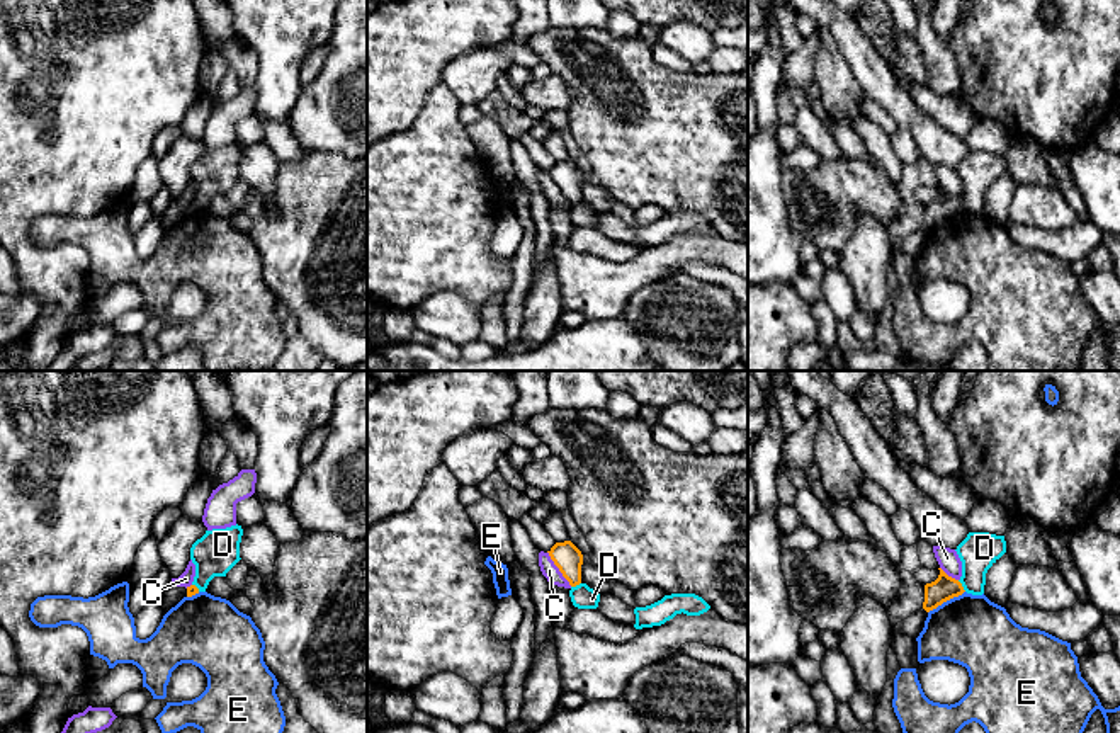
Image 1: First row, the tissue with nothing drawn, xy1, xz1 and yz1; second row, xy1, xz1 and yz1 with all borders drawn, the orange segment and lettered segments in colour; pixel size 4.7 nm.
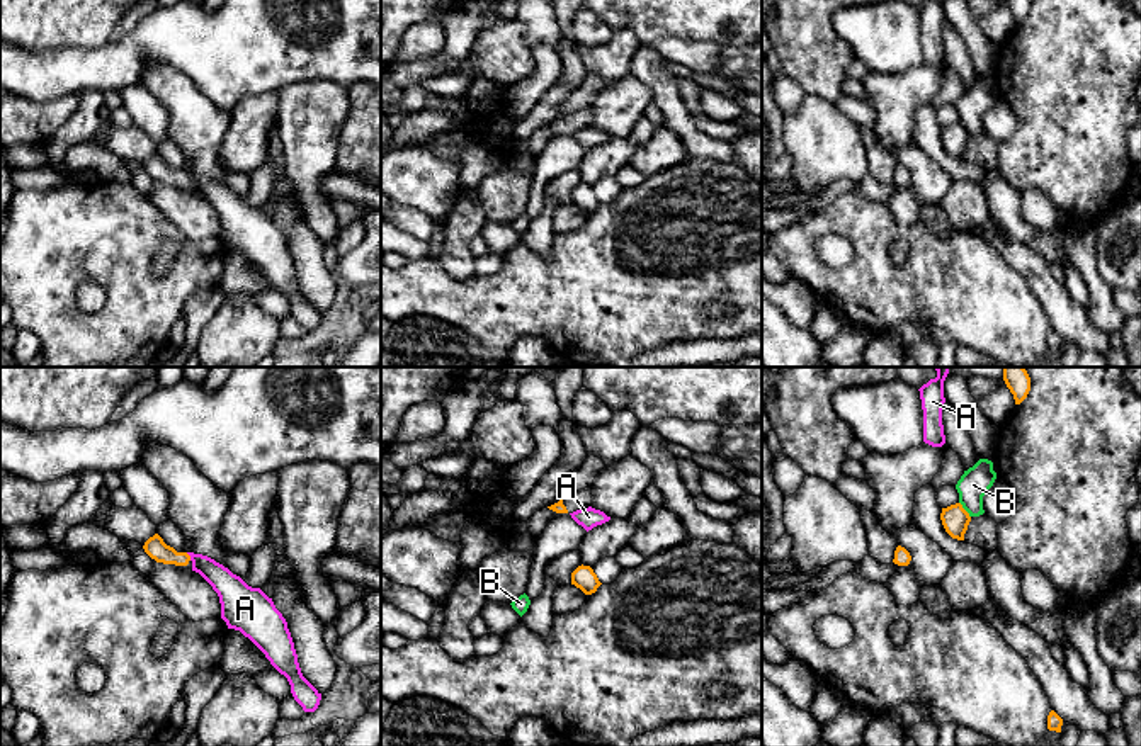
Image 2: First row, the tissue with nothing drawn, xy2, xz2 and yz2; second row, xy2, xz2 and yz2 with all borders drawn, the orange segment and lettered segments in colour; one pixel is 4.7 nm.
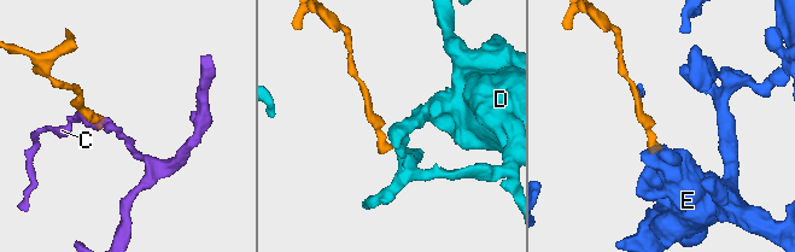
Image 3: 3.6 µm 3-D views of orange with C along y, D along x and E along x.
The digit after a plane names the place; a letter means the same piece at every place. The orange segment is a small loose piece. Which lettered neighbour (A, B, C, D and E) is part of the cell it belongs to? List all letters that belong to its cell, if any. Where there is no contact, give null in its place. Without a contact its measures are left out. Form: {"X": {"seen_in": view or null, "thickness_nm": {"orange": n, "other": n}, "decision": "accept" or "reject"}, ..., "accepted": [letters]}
{"A": {"seen_in": "xy2", "thickness_nm": {"orange": 100, "other": 140}, "decision": "reject"}, "B": {"seen_in": "yz2", "thickness_nm": {"orange": 130, "other": 140}, "decision": "reject"}, "C": {"seen_in": "xz1", "thickness_nm": {"orange": 140, "other": 80}, "decision": "reject"}, "D": {"seen_in": "yz1", "thickness_nm": {"orange": 120, "other": 180}, "decision": "reject"}, "E": {"seen_in": "yz1", "thickness_nm": {"orange": 120, "other": 340}, "decision": "reject"}, "accepted": []}

